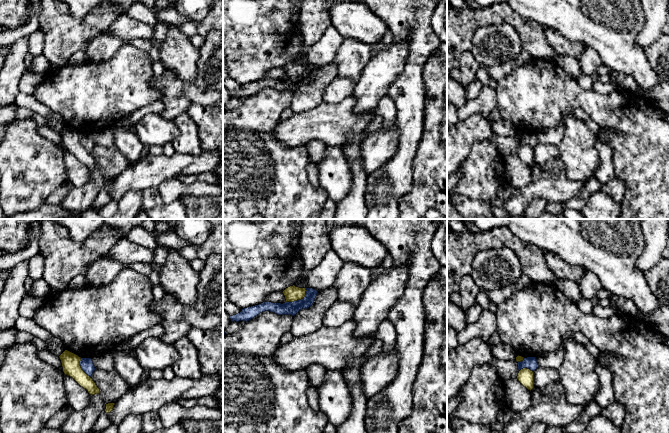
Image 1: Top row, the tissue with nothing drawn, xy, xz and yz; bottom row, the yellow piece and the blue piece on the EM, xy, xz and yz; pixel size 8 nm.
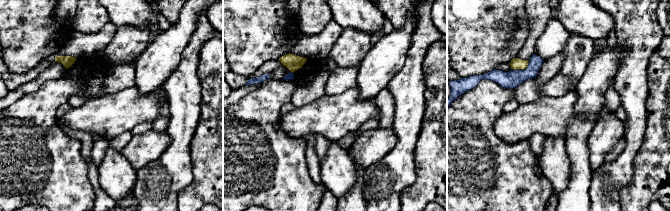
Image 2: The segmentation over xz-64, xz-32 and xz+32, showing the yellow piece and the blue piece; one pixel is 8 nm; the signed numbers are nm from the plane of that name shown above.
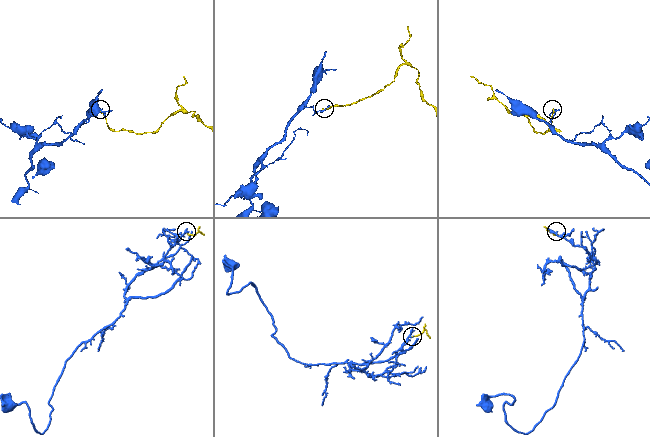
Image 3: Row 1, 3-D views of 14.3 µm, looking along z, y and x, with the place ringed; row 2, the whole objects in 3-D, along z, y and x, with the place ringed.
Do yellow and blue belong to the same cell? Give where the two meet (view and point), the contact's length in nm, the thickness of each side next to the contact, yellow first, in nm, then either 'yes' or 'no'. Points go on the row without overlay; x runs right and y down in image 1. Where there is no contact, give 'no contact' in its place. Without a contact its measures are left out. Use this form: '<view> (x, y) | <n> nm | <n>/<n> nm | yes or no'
xz (299, 75) | 200 nm | 120/110 nm | no

